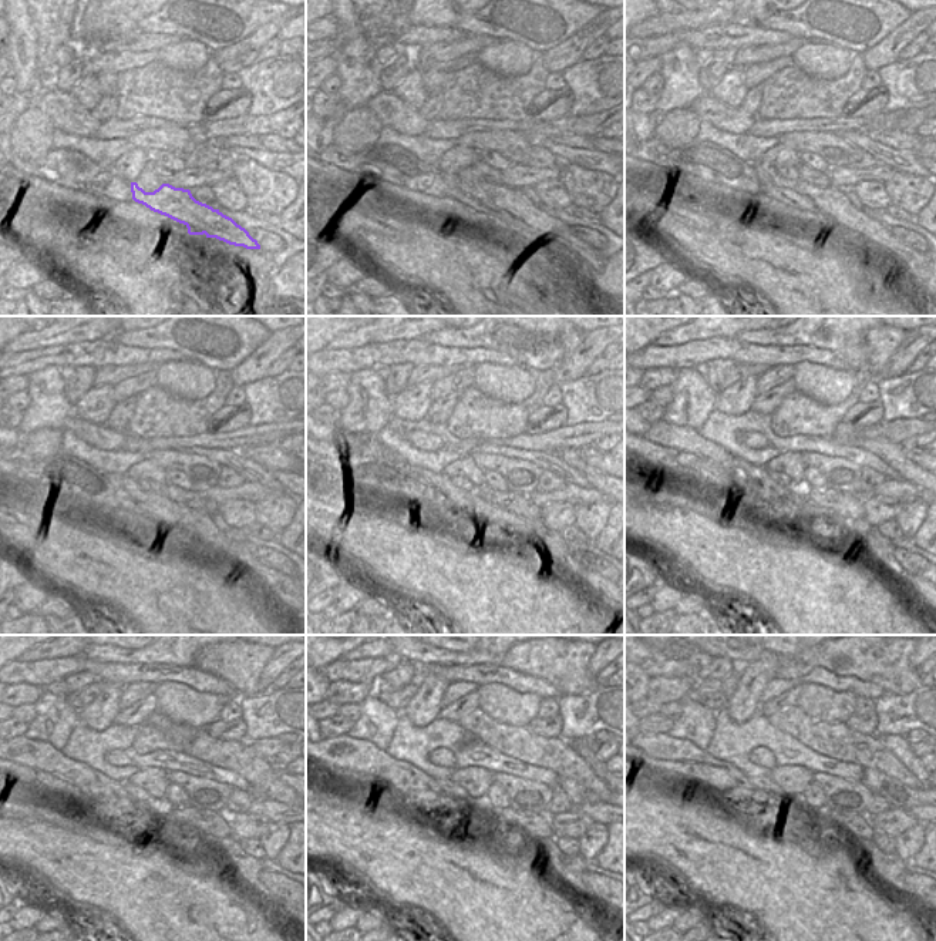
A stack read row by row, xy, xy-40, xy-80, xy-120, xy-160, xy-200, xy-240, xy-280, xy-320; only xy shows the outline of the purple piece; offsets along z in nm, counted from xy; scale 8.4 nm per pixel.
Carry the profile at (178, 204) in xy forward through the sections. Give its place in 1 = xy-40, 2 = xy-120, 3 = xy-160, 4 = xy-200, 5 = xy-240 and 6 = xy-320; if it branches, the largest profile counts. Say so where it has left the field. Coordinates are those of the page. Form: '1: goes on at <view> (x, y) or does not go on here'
1: goes on at xy-40 (518, 218)
2: goes on at xy-120 (158, 507)
3: goes on at xy-160 (472, 504)
4: goes on at xy-200 (682, 437)
5: goes on at xy-240 (39, 755)
6: goes on at xy-320 (680, 756)

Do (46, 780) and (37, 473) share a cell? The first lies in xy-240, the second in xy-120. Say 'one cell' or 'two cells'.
one cell

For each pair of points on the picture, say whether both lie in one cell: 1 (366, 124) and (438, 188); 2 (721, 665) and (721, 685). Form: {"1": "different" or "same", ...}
{"1": "different", "2": "different"}

